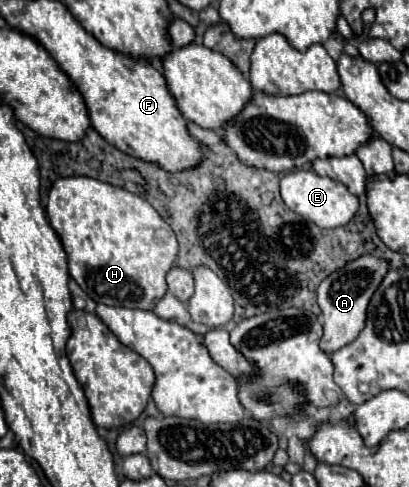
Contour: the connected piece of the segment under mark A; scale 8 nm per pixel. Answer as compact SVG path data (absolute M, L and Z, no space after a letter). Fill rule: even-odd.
M361 255L359 259L347 263L339 271L331 273L317 289L317 303L323 311L323 337L321 337L321 349L325 353L335 353L347 343L353 343L359 333L365 329L367 321L367 305L381 281L385 279L391 263L387 259L375 257L375 255Z

